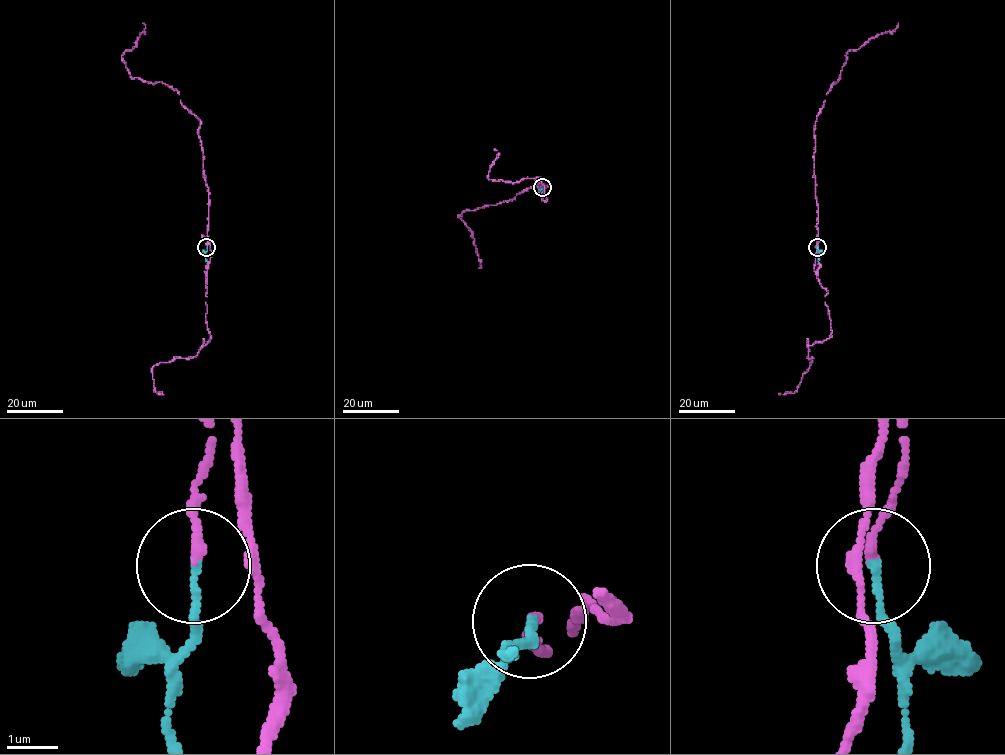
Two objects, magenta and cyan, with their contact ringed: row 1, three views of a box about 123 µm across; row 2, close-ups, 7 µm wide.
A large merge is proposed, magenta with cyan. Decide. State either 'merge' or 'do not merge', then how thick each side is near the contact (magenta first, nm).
merge; 180 nm thick on the magenta side, 140 nm on the other

